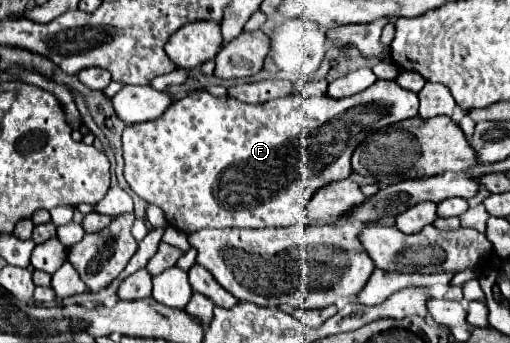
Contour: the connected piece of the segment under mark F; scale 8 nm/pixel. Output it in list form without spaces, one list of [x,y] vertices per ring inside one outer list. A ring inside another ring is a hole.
[[[376,80],[370,88],[346,96],[346,98],[332,98],[328,94],[324,96],[312,96],[312,98],[304,98],[300,94],[290,94],[284,98],[276,98],[276,100],[268,100],[262,104],[244,104],[238,102],[236,98],[230,96],[212,96],[206,90],[196,90],[192,94],[188,94],[186,98],[174,102],[174,106],[170,106],[160,118],[150,120],[150,122],[140,122],[140,124],[130,124],[126,126],[124,134],[122,134],[122,146],[124,146],[124,178],[130,184],[130,188],[148,204],[154,204],[158,208],[162,208],[166,212],[166,220],[170,226],[192,234],[196,230],[202,228],[268,228],[268,226],[290,226],[296,224],[300,218],[306,216],[306,206],[312,200],[314,192],[334,180],[340,178],[348,178],[352,172],[350,166],[350,158],[352,158],[352,150],[358,148],[358,144],[362,140],[366,140],[374,130],[380,130],[384,126],[390,126],[394,122],[406,120],[406,118],[414,118],[418,116],[418,94],[412,90],[402,88],[400,84],[396,84],[394,80]]]

